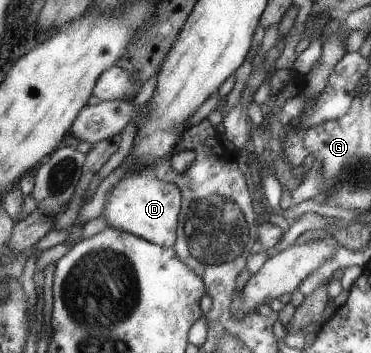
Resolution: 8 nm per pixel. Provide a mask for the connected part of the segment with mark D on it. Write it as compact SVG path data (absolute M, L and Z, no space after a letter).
M140 170L138 173L124 175L106 193L101 214L110 224L110 228L126 231L166 249L174 248L181 206L182 193L178 186L174 183L165 183Z

